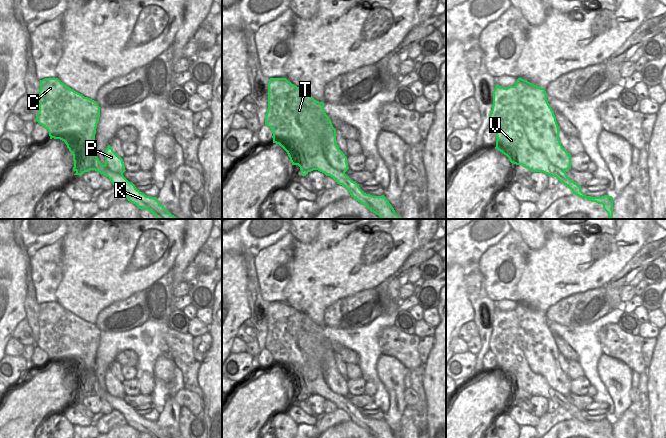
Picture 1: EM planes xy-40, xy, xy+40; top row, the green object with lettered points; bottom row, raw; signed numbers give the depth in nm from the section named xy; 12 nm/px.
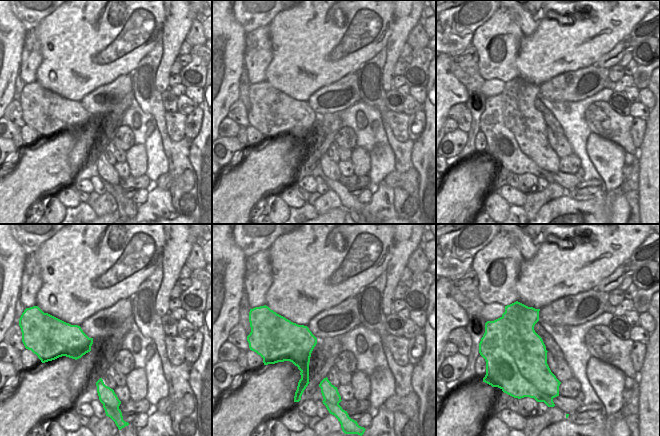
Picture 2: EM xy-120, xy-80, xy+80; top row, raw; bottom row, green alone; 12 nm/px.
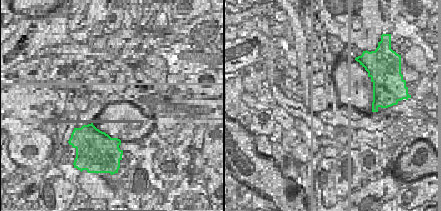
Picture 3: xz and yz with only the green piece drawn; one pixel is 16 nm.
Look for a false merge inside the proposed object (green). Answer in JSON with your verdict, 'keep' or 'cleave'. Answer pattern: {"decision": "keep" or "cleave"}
{"decision": "cleave"}

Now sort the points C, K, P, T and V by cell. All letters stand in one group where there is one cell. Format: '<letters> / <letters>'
C K T V / P

